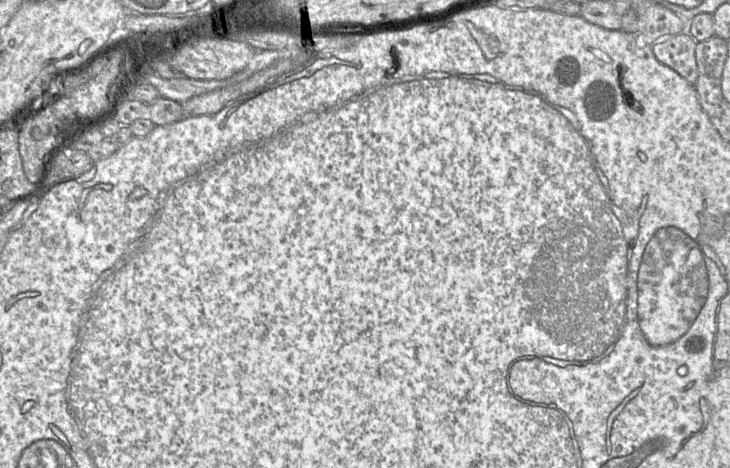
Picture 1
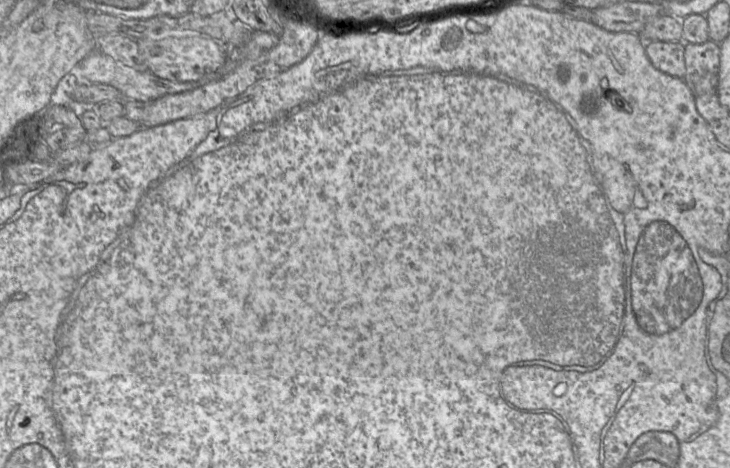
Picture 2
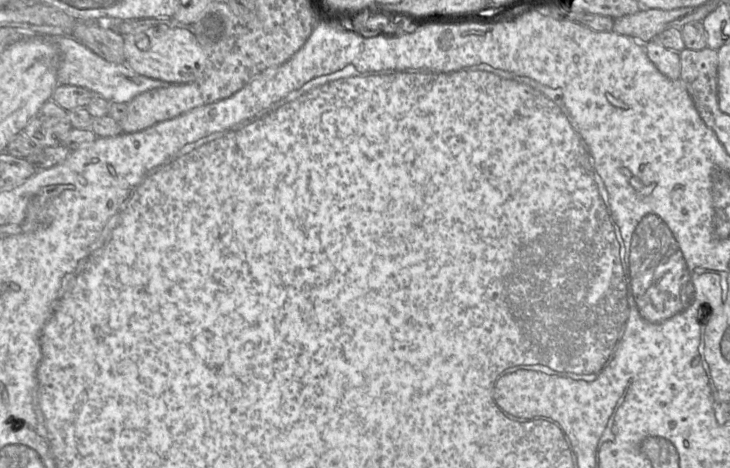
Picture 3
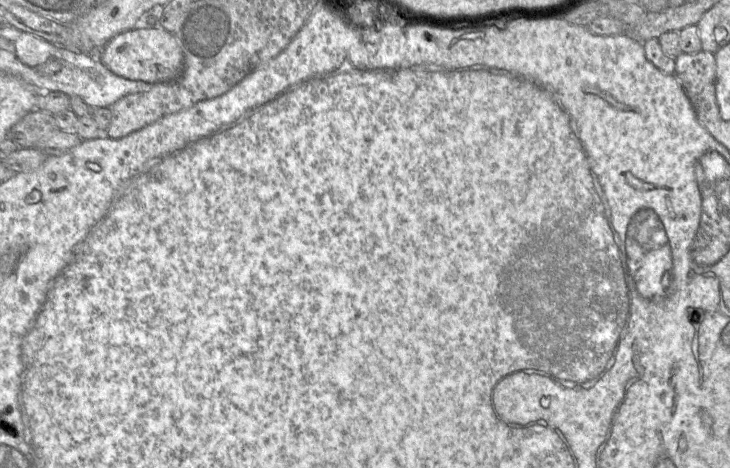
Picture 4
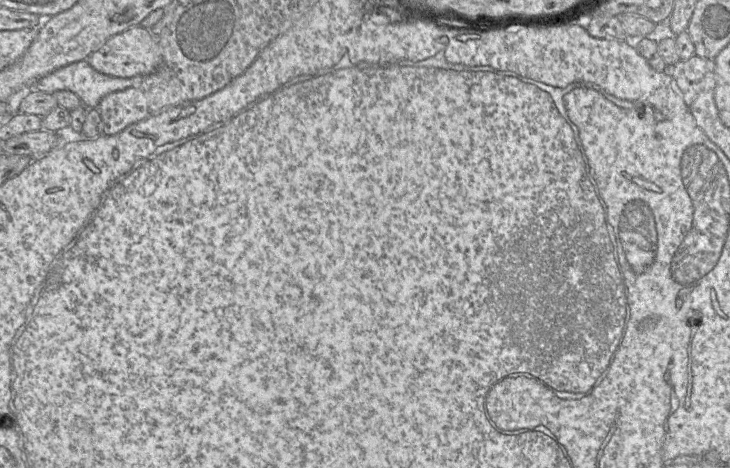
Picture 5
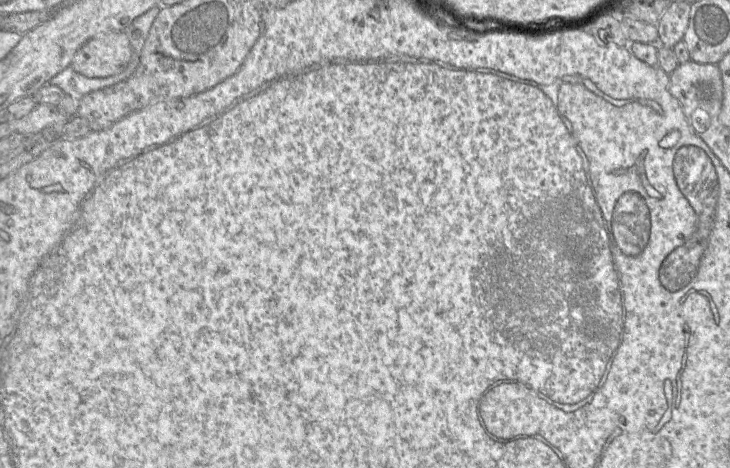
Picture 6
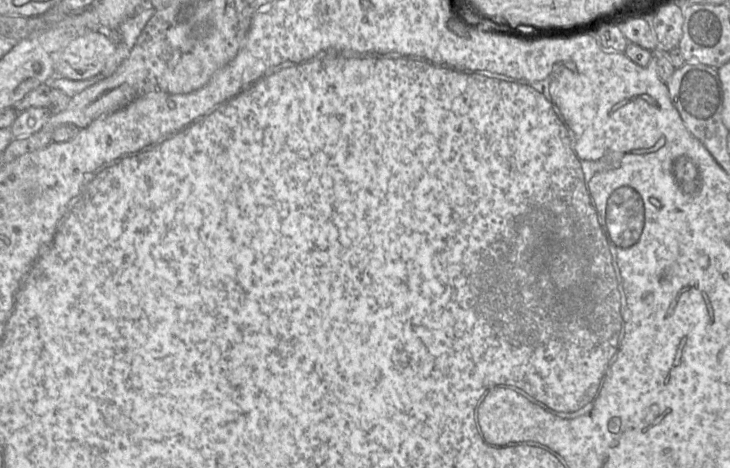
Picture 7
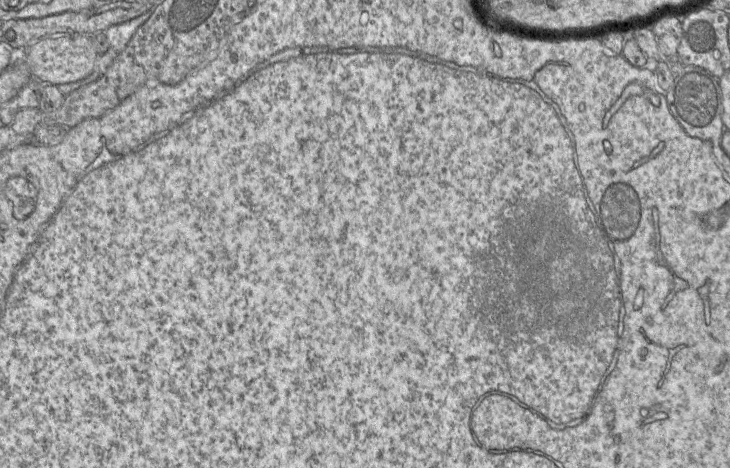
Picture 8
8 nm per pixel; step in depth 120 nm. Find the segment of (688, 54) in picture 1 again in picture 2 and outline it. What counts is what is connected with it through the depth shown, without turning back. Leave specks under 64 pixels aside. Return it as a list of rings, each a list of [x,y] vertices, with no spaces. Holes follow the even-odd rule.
[[[647,41],[645,51],[656,69],[683,79],[686,73],[685,44],[683,41]]]

